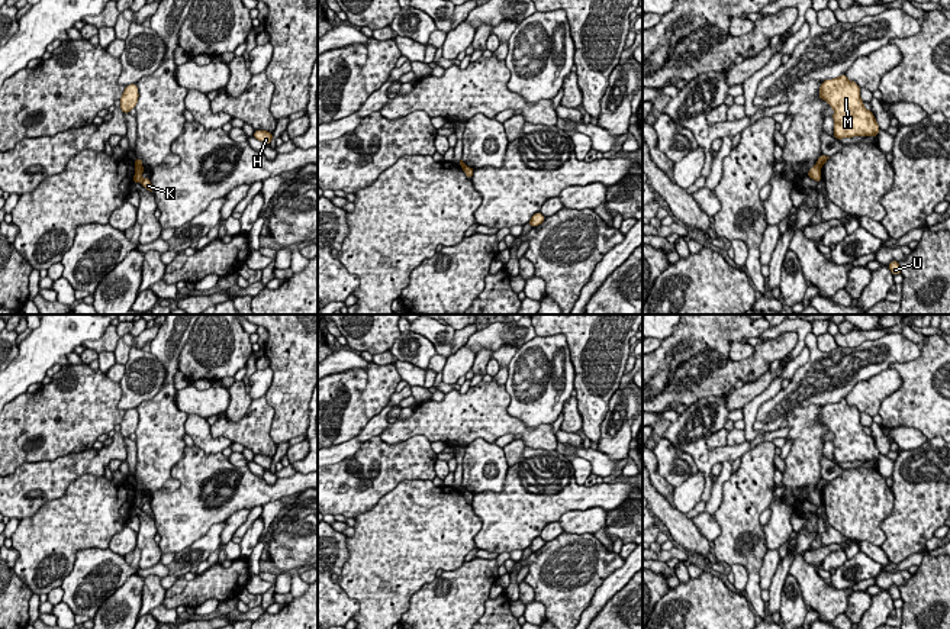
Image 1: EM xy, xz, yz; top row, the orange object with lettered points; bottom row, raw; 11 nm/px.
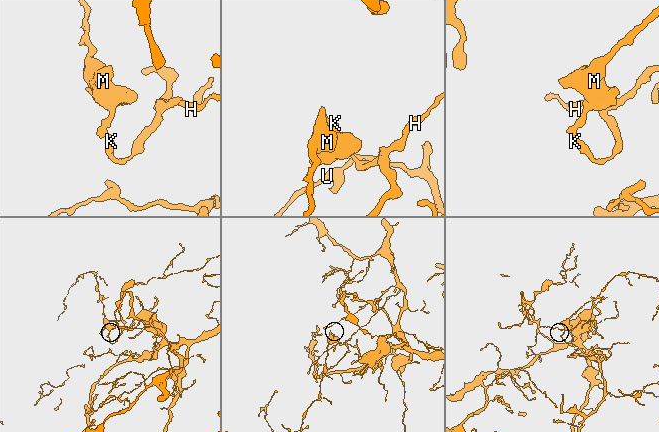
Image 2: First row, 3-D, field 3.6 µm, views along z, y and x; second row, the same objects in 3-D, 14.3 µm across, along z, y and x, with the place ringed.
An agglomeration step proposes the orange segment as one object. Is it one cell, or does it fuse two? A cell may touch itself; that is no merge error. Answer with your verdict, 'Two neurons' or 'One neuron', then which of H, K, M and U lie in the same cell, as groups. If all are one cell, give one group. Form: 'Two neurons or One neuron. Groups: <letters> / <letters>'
Two neurons. Groups: H K U / M

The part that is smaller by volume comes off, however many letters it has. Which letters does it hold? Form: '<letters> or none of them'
M

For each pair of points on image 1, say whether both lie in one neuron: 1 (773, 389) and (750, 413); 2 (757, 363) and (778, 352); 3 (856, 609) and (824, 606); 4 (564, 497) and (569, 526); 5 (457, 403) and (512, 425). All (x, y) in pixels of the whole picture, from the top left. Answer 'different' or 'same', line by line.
1: same
2: same
3: different
4: different
5: same

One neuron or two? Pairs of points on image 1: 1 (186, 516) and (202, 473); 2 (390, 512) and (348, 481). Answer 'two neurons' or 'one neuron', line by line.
1: one neuron
2: two neurons

